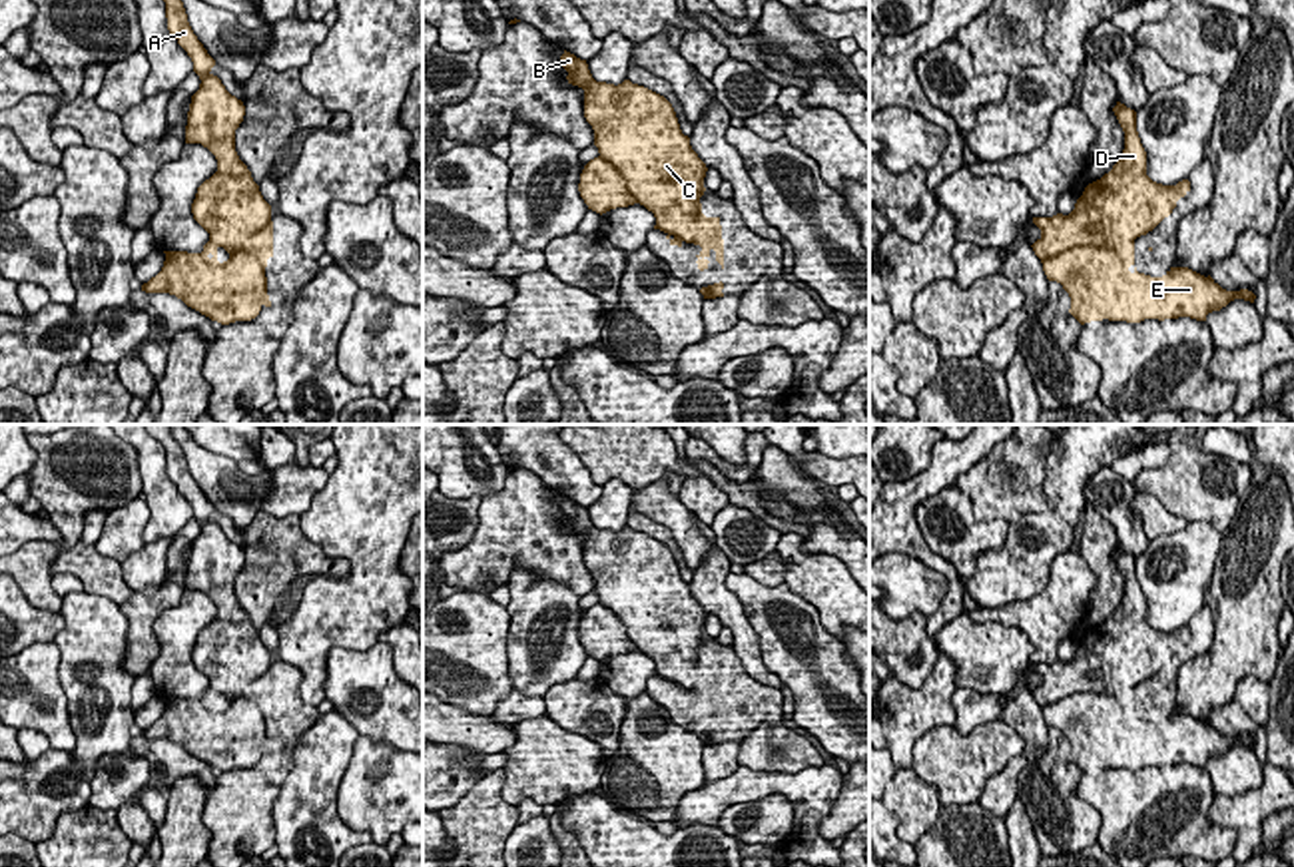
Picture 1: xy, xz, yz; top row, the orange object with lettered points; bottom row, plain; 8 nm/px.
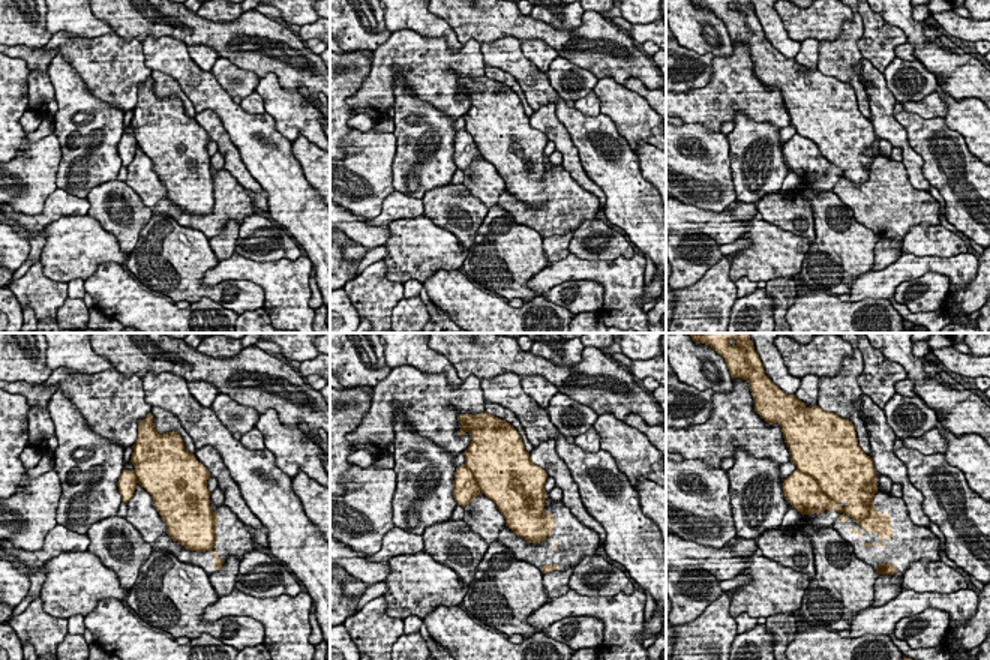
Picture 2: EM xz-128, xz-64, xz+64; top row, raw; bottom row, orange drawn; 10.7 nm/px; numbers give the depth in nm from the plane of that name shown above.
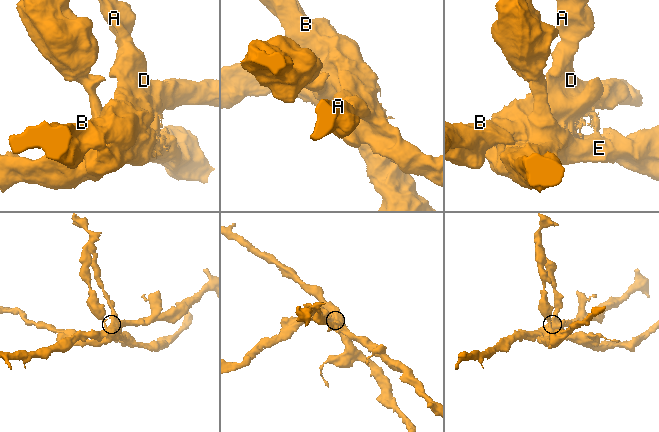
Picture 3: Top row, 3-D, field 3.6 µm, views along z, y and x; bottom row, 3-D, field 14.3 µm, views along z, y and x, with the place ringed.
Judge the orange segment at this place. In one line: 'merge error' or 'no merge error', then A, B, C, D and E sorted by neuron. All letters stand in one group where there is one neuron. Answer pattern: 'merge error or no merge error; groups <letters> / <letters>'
merge error; groups A B C D / E

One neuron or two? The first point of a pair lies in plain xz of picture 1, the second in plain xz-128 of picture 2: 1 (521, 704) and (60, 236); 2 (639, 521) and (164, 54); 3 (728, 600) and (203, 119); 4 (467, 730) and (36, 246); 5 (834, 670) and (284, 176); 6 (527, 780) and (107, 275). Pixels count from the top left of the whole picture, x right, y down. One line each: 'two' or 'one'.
1: two
2: two
3: one
4: one
5: one
6: two

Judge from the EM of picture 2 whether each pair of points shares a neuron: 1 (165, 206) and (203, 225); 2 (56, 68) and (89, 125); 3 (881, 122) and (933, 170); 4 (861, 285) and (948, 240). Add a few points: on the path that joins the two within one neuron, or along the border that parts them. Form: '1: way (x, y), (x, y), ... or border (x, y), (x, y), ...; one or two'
1: way (174, 212), (183, 219), (194, 222); one
2: way (66, 81), (80, 111); one
3: border (905, 131), (930, 185); two
4: border (903, 252), (927, 257), (954, 255); two

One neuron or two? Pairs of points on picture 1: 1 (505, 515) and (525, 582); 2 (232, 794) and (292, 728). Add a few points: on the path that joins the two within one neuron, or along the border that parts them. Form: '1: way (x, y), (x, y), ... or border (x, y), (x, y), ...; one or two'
1: border (505, 584), (517, 565), (561, 584); two
2: way (250, 786), (280, 756), (282, 746); one

